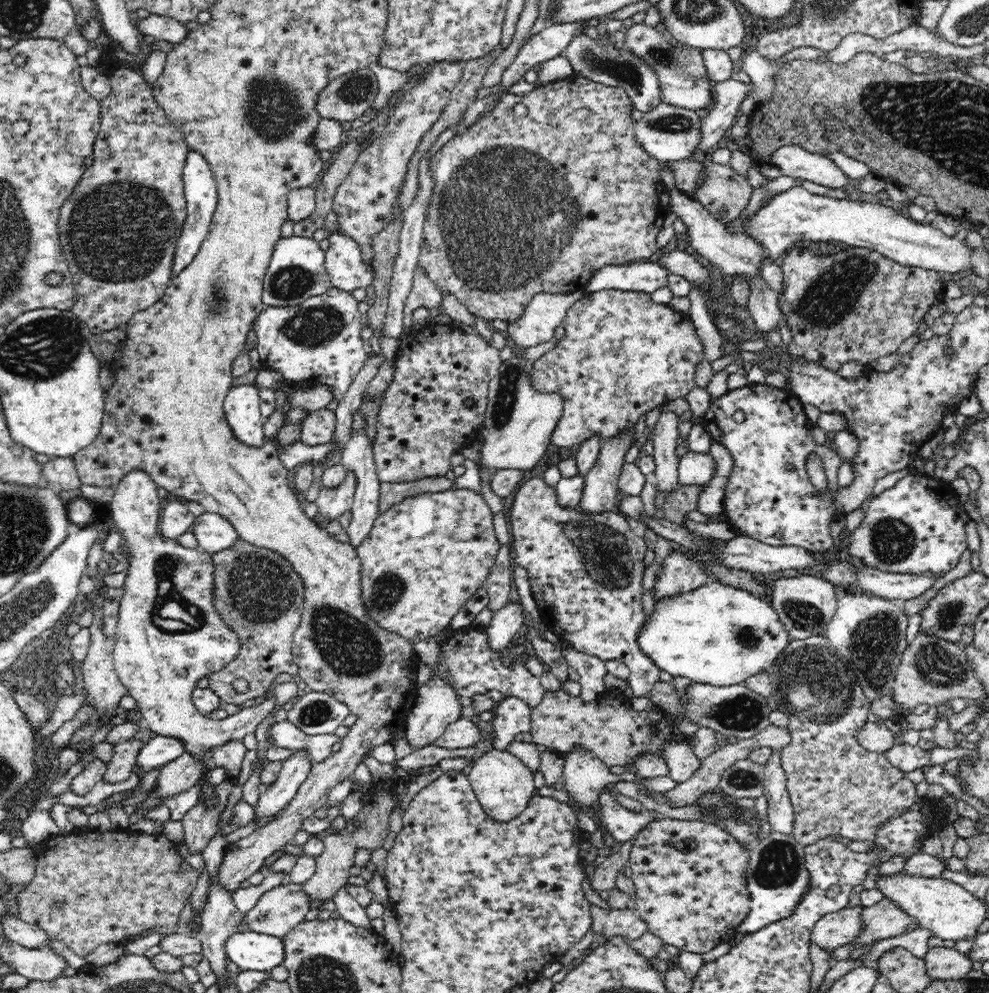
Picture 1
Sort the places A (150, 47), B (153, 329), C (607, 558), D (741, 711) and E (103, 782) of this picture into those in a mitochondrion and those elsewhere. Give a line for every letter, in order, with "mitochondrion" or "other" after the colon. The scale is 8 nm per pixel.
A: other
B: other
C: mitochondrion
D: mitochondrion
E: other

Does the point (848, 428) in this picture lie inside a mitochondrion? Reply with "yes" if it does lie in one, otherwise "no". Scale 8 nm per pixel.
no

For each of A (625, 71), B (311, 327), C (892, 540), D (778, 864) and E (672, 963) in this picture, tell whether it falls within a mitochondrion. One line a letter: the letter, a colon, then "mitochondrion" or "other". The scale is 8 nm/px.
A: mitochondrion
B: mitochondrion
C: mitochondrion
D: mitochondrion
E: other

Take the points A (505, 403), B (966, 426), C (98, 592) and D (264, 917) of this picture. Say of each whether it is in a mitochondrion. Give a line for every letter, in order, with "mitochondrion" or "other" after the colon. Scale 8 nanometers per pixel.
A: mitochondrion
B: other
C: other
D: mitochondrion

